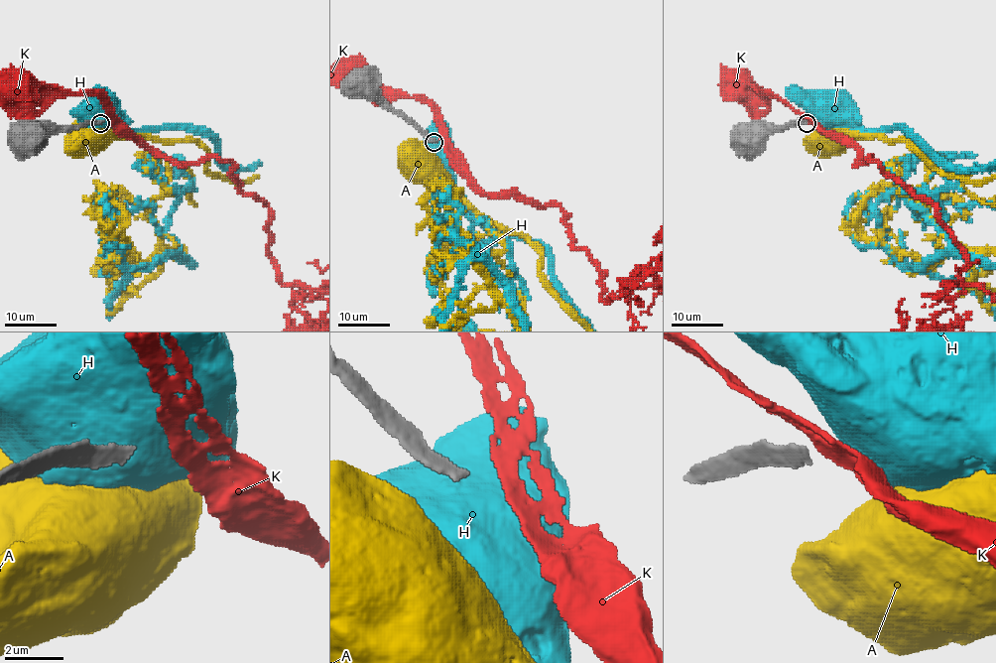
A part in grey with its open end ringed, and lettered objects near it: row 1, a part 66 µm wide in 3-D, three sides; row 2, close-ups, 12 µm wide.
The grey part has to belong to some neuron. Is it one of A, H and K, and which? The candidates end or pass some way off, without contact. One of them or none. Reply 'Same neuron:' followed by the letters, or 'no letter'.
Same neuron: no letter

